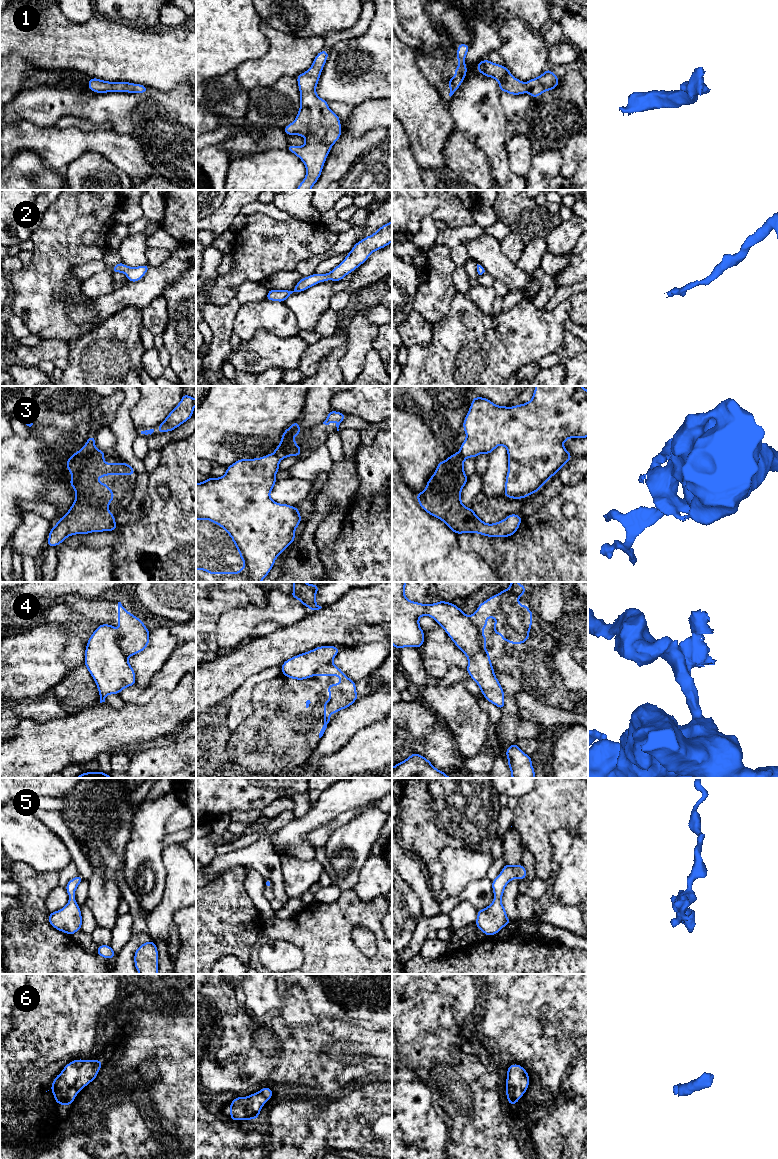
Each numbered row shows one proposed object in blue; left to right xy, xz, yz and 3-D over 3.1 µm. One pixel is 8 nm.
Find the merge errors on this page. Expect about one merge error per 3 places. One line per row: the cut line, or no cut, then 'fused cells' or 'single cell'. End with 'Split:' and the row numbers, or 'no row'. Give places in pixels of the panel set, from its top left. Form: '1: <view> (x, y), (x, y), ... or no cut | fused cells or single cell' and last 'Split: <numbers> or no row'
1: no cut | single cell
2: no cut | single cell
3: xy (79, 451), (67, 468) | fused cells
4: yz (469, 617), (479, 631), (479, 646), (489, 658) | fused cells
5: no cut | single cell
6: no cut | single cell
Split: 3, 4

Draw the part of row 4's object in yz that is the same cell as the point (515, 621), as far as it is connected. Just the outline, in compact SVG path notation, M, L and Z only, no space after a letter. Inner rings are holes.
M511 582L508 589L481 602L470 616L470 620L480 631L480 647L489 658L486 635L481 631L487 628L488 617L494 619L494 635L500 634L503 641L510 644L524 644L529 639L533 612L528 609L528 605L519 604L519 596L526 593L525 587L518 582Z

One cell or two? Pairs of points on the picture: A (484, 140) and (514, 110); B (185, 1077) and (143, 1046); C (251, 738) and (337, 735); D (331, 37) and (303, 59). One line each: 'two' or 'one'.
A: two
B: two
C: two
D: two

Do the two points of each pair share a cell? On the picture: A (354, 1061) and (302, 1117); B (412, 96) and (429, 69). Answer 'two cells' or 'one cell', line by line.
A: two cells
B: two cells

